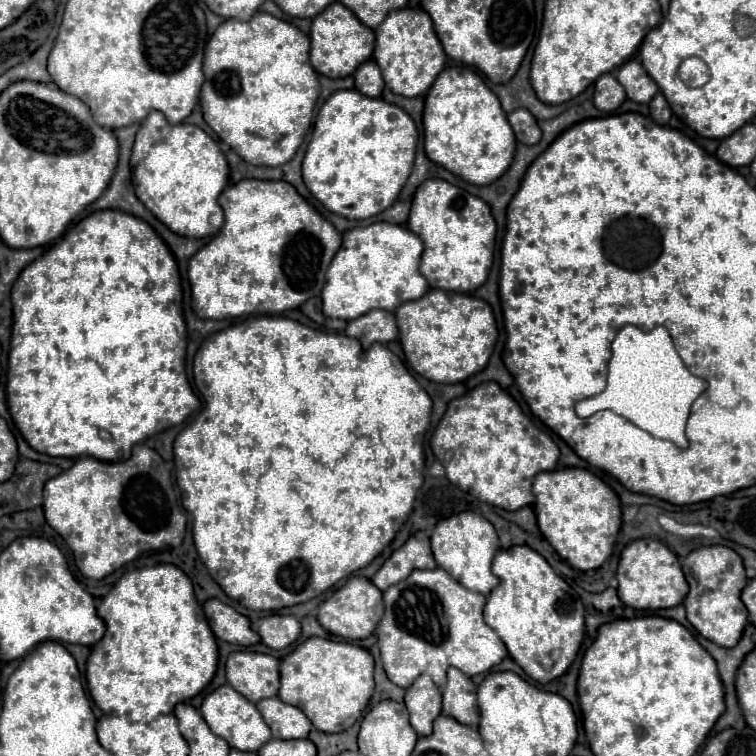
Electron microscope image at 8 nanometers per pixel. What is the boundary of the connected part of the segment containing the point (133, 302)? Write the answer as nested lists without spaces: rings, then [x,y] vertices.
[[[99,210],[99,212],[93,212],[91,216],[87,216],[85,220],[81,220],[79,224],[75,224],[49,252],[45,252],[41,258],[37,258],[35,262],[31,262],[23,272],[21,276],[17,278],[17,282],[13,284],[13,292],[11,292],[11,302],[13,302],[13,336],[11,336],[10,351],[8,357],[8,368],[7,368],[7,380],[6,380],[6,399],[7,406],[9,406],[9,412],[11,412],[11,418],[15,422],[15,428],[21,432],[21,436],[27,440],[27,444],[41,452],[41,454],[47,454],[47,456],[65,456],[65,458],[75,458],[75,456],[91,456],[99,462],[121,462],[121,460],[127,460],[131,456],[131,448],[157,434],[157,432],[163,432],[171,426],[177,426],[181,424],[197,406],[199,406],[199,398],[195,396],[189,380],[187,380],[187,374],[185,374],[185,355],[187,348],[187,328],[185,328],[185,320],[181,309],[181,278],[179,278],[179,270],[177,270],[177,262],[171,254],[171,250],[165,246],[165,242],[155,234],[155,230],[143,222],[141,218],[133,216],[133,214],[127,214],[127,212],[121,212],[121,210]]]

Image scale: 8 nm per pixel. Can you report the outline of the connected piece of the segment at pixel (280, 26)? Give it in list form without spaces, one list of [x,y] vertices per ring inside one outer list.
[[[257,12],[249,22],[225,20],[207,44],[203,72],[205,84],[199,98],[203,118],[223,142],[255,166],[281,166],[295,156],[305,130],[311,128],[313,108],[321,92],[319,76],[309,62],[309,36],[265,12]]]

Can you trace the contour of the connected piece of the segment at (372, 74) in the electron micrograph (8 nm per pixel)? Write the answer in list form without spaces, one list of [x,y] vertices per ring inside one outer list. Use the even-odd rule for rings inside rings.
[[[367,60],[359,70],[355,70],[355,88],[369,98],[379,98],[383,92],[383,76],[375,60]]]

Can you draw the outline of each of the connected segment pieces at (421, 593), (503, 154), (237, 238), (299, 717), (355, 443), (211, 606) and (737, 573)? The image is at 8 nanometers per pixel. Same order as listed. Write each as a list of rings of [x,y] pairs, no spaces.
[[[413,570],[409,578],[401,580],[399,584],[391,586],[385,594],[385,614],[375,630],[379,638],[379,650],[383,668],[389,676],[389,680],[401,688],[409,688],[413,680],[421,674],[431,676],[431,680],[437,686],[445,686],[447,682],[447,668],[455,666],[467,676],[477,676],[483,672],[489,672],[493,666],[501,664],[507,658],[507,648],[503,640],[483,622],[483,608],[485,608],[485,596],[477,592],[469,592],[459,582],[455,582],[445,570]]]
[[[467,66],[445,68],[427,92],[423,134],[429,160],[477,186],[495,182],[509,168],[515,154],[515,136],[499,98],[485,86],[483,78]]]
[[[243,180],[239,184],[235,184],[233,188],[225,188],[225,192],[219,198],[219,206],[225,212],[225,224],[223,228],[211,238],[211,242],[207,246],[203,246],[191,260],[189,260],[189,282],[191,282],[191,292],[193,292],[193,312],[199,318],[215,318],[215,320],[223,320],[223,318],[237,318],[237,316],[249,316],[249,314],[277,314],[277,312],[285,312],[285,310],[293,310],[299,308],[303,302],[307,302],[313,296],[319,296],[325,284],[325,272],[327,266],[331,262],[331,258],[335,256],[335,250],[339,250],[339,242],[341,242],[341,234],[305,200],[301,198],[293,186],[285,184],[285,182],[261,182],[261,180]]]
[[[275,696],[257,702],[257,710],[261,712],[265,724],[271,728],[273,738],[297,740],[309,736],[311,720],[297,706],[285,704]]]
[[[261,315],[261,316],[249,316],[217,334],[213,334],[195,354],[193,362],[193,382],[195,382],[195,388],[197,392],[201,394],[203,398],[203,408],[199,410],[199,414],[195,416],[195,420],[175,438],[173,442],[173,452],[175,452],[175,480],[177,480],[177,486],[181,488],[181,504],[183,508],[193,516],[193,540],[195,540],[195,548],[197,548],[197,554],[199,558],[203,560],[207,572],[211,574],[211,578],[225,590],[225,594],[231,598],[231,600],[237,600],[239,604],[243,604],[245,608],[249,610],[279,610],[279,608],[287,608],[287,606],[295,606],[295,604],[301,604],[301,602],[307,602],[315,596],[319,596],[321,592],[325,592],[327,588],[331,588],[335,582],[339,582],[341,578],[349,576],[359,571],[359,568],[365,568],[375,556],[379,556],[383,552],[383,548],[395,538],[395,534],[399,532],[399,528],[405,524],[405,520],[409,518],[411,510],[413,510],[413,502],[415,502],[415,496],[417,496],[417,490],[421,488],[423,484],[423,436],[425,436],[425,430],[431,422],[431,398],[429,394],[423,390],[423,386],[409,374],[409,370],[403,366],[403,362],[383,344],[375,344],[375,346],[369,346],[369,348],[363,348],[359,340],[355,338],[349,338],[345,334],[327,334],[327,332],[321,332],[321,330],[313,330],[309,326],[303,326],[295,320],[291,320],[283,315]]]
[[[207,600],[203,604],[203,612],[219,640],[239,646],[253,646],[261,640],[259,634],[251,630],[251,622],[221,600]]]
[[[703,546],[693,550],[683,562],[683,574],[689,584],[685,598],[687,620],[707,640],[723,648],[733,648],[747,624],[747,608],[741,602],[741,590],[747,584],[743,560],[727,546]]]

